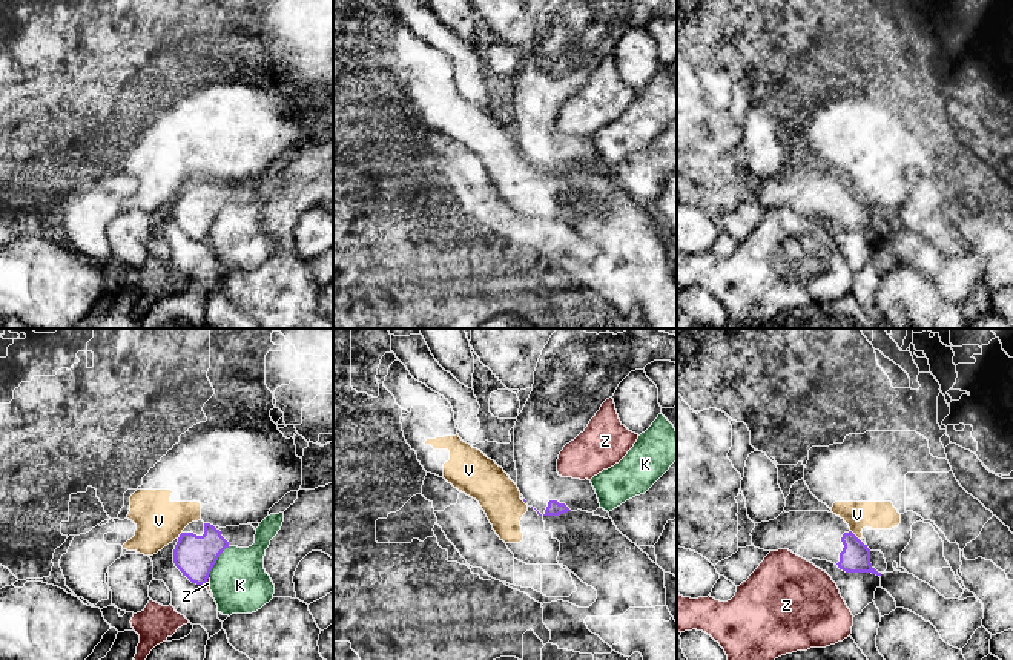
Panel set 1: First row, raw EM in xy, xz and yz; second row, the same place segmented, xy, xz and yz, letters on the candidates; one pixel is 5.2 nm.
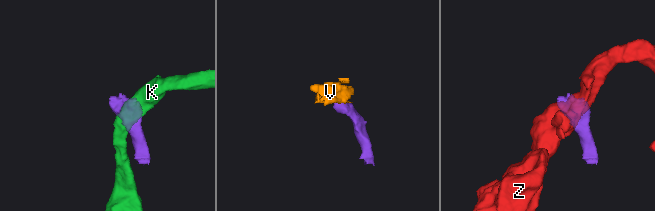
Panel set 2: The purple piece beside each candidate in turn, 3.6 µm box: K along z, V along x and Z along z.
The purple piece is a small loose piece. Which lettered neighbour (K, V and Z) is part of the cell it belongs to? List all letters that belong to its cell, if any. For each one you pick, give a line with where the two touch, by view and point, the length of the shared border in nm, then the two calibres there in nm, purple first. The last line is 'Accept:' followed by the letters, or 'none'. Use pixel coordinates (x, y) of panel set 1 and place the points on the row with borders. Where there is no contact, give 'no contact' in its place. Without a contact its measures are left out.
Accept: none

